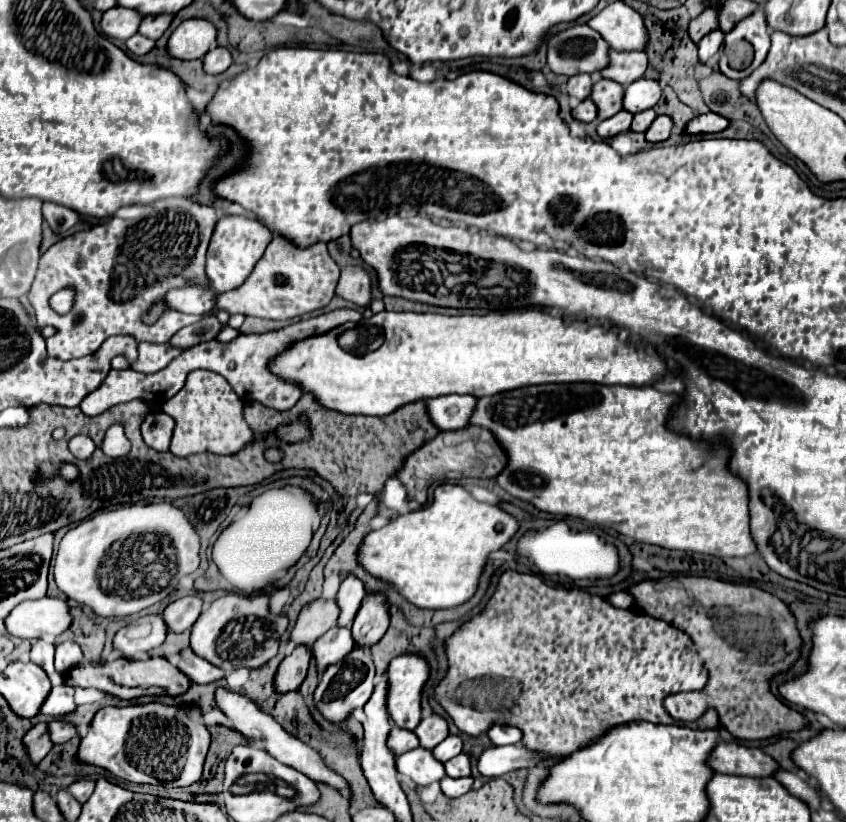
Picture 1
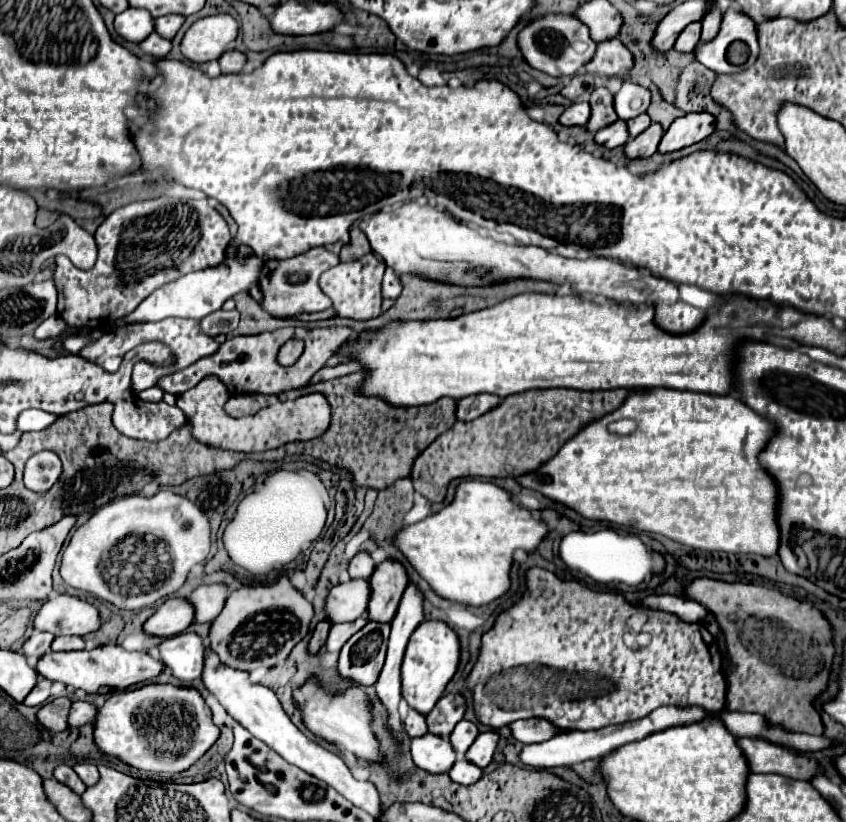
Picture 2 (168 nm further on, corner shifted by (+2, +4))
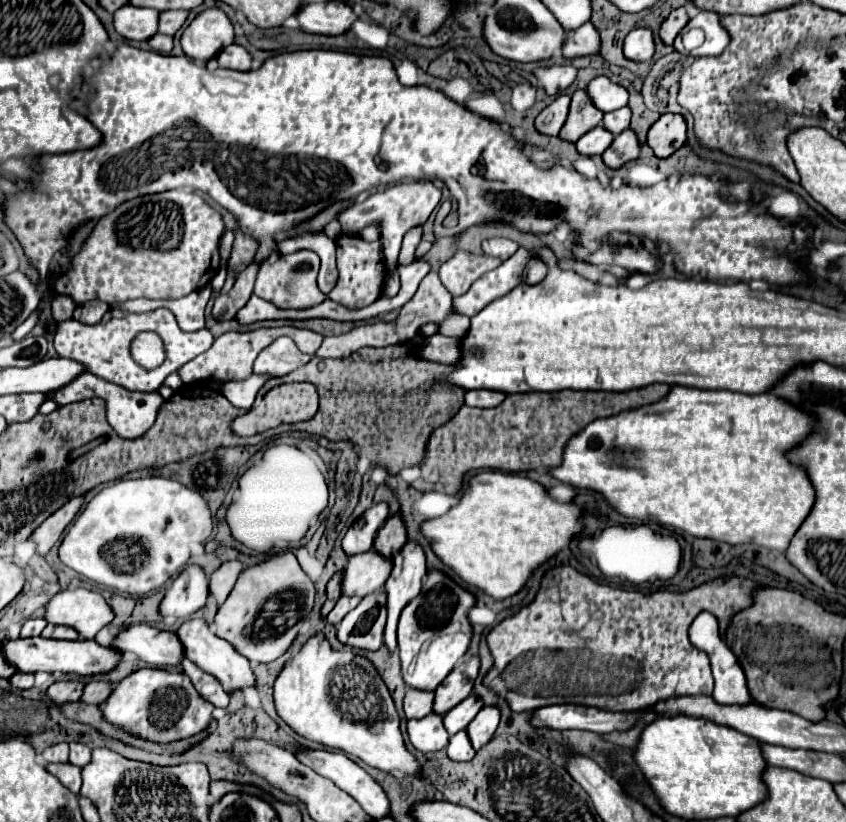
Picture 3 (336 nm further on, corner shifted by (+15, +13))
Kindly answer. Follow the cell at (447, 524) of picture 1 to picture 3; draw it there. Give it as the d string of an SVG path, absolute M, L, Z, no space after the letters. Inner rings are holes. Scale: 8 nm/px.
M481 471L469 479L455 507L441 517L423 521L419 531L431 541L441 563L461 581L495 599L505 599L525 585L535 567L569 545L571 537L581 531L579 515L577 505L553 501L539 483L527 477Z

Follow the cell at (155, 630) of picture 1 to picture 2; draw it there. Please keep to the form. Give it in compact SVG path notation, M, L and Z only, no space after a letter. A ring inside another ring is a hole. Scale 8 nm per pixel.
M168 598L162 606L158 606L156 614L144 624L144 632L160 638L170 638L184 632L192 622L194 606L190 606L188 598Z

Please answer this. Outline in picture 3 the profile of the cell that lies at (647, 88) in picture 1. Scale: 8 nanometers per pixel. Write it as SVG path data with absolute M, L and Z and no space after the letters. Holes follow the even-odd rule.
M605 75L595 77L587 85L587 93L589 93L593 105L597 105L597 109L601 109L603 113L621 109L629 103L629 91L619 83L613 83Z

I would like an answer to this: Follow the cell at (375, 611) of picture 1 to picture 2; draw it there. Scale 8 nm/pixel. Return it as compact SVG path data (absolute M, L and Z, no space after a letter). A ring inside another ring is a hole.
M384 560L370 576L372 598L368 618L374 622L390 622L400 604L402 592L408 586L406 568L396 560Z

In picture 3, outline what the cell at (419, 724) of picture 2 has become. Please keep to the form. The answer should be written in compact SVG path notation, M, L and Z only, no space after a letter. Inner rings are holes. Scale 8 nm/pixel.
M409 689L403 699L403 711L407 719L423 719L431 713L433 693L421 693L417 689Z

